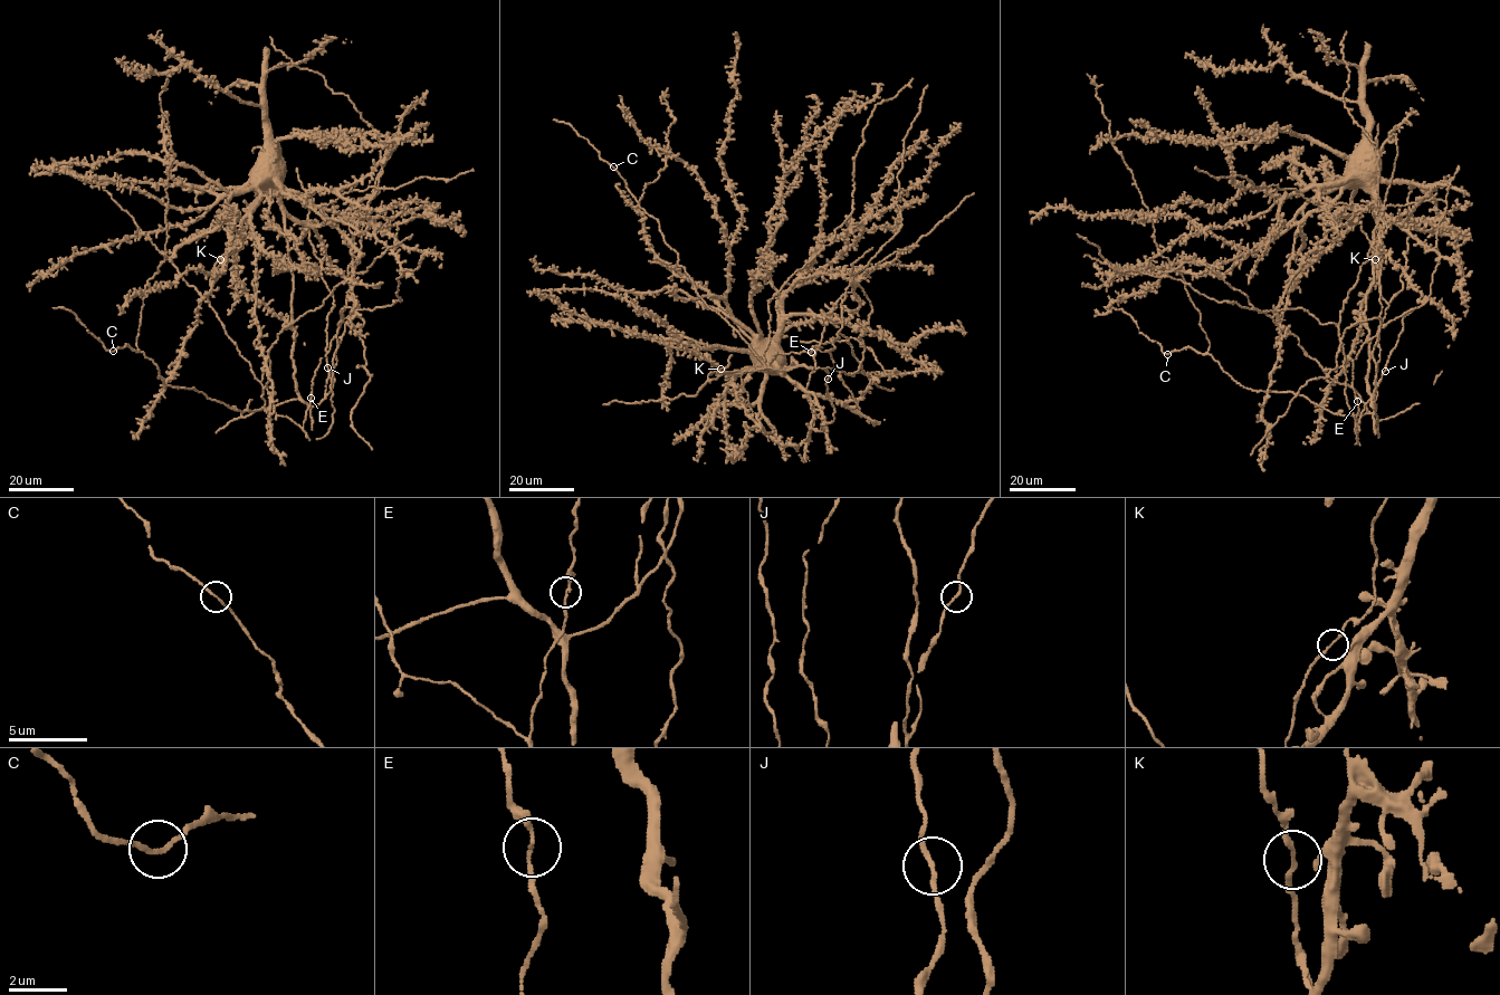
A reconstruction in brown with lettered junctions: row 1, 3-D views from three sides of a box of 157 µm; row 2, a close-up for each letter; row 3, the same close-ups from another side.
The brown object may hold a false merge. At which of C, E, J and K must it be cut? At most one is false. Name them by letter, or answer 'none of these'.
none of these

